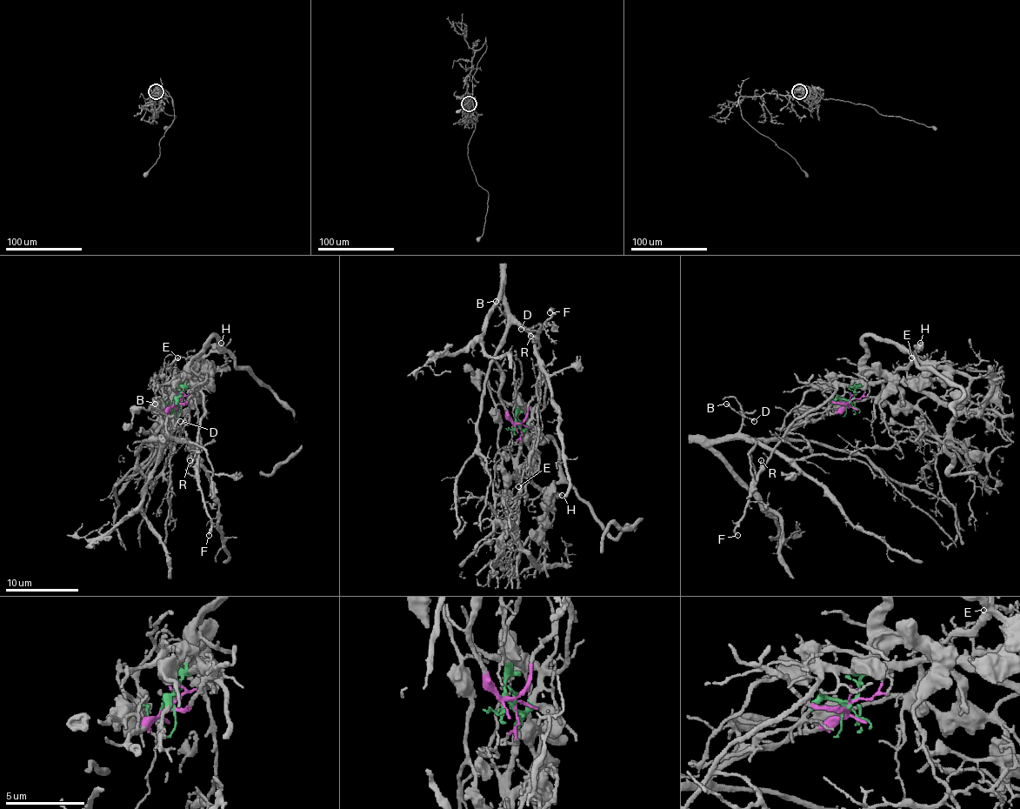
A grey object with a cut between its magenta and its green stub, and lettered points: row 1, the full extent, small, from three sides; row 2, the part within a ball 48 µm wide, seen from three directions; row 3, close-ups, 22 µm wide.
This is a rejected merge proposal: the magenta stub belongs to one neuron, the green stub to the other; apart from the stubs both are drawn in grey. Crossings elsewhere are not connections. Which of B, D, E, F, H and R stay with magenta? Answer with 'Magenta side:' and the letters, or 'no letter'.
Magenta side: B, D

